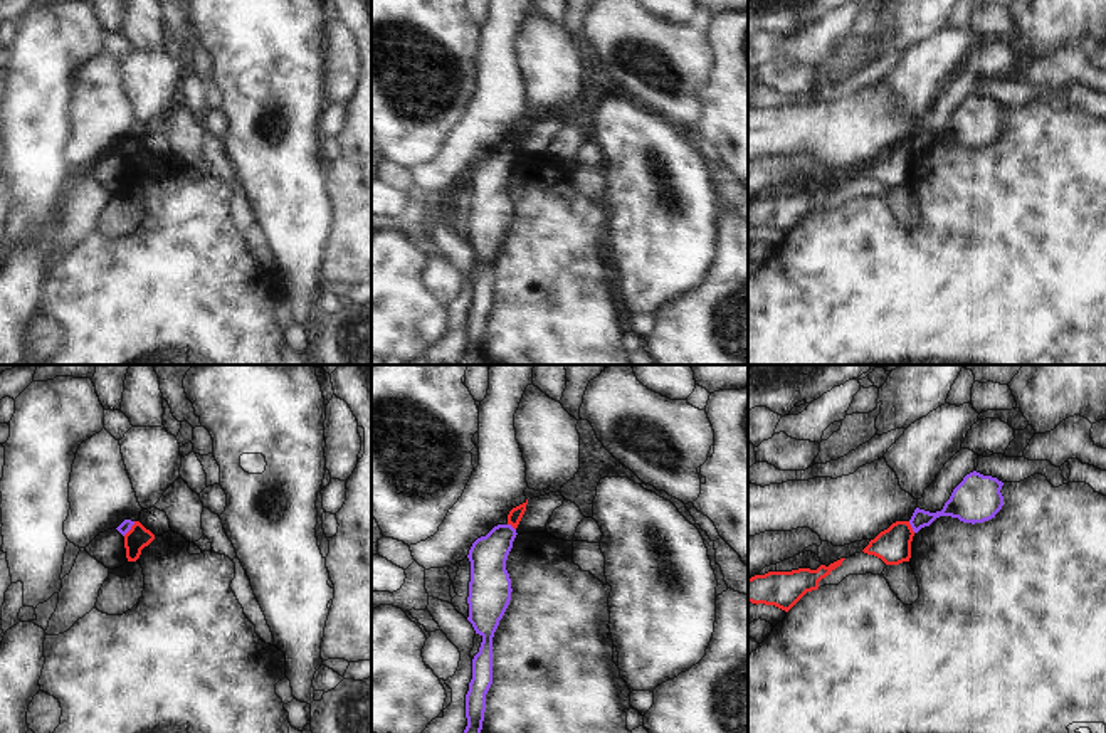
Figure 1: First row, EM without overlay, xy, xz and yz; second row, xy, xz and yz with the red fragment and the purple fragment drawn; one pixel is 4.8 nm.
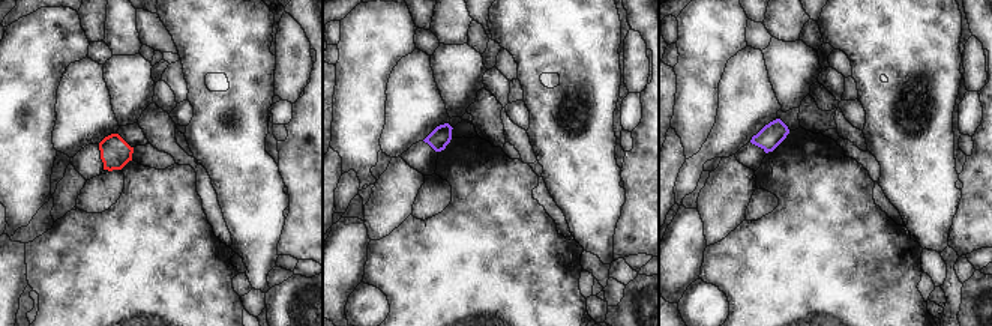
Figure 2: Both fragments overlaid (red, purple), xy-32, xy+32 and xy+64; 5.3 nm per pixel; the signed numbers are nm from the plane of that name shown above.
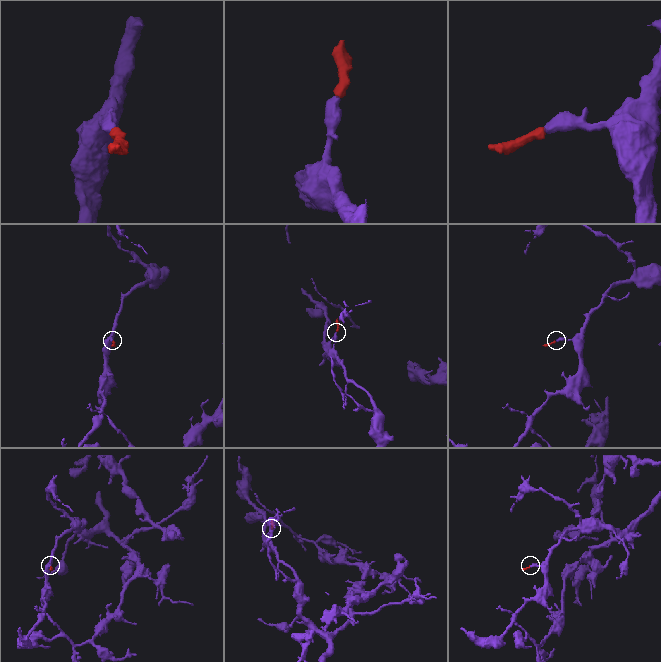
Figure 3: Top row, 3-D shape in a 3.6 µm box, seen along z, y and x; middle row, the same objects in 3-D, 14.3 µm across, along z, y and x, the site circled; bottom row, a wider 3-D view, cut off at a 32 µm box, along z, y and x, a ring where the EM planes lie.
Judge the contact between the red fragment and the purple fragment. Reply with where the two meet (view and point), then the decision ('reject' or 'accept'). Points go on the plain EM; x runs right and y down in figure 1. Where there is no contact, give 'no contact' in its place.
meets red in xy at (131, 152); reject

